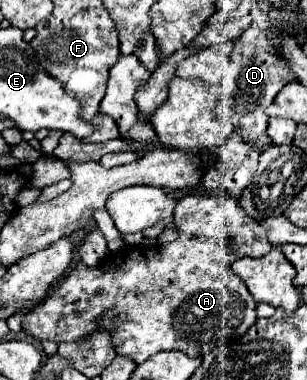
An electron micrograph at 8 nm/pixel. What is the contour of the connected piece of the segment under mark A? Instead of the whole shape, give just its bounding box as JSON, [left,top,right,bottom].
[22,196,270,364]

